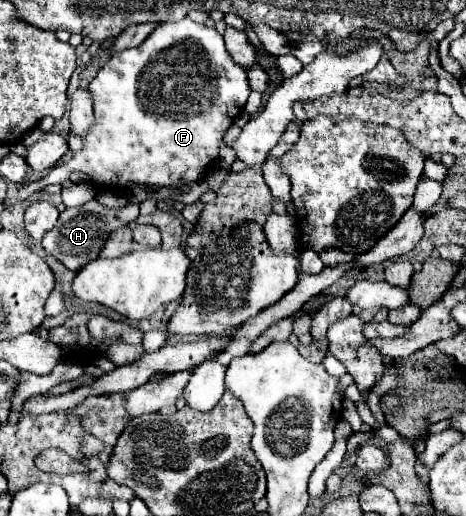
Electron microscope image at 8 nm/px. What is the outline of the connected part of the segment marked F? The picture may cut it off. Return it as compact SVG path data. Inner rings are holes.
M187 17L175 23L159 23L139 47L115 53L101 67L89 89L93 93L95 123L83 137L81 151L73 153L71 161L57 166L58 184L69 180L71 173L77 169L85 173L89 181L113 191L125 191L129 185L177 189L199 181L201 175L205 175L209 161L219 157L221 133L229 127L229 117L225 117L227 123L223 125L223 113L207 115L207 105L243 105L251 93L245 69L231 59L217 29L193 23ZM197 105L203 105L201 113L197 111ZM67 163L73 169L68 167L63 173L62 166Z

